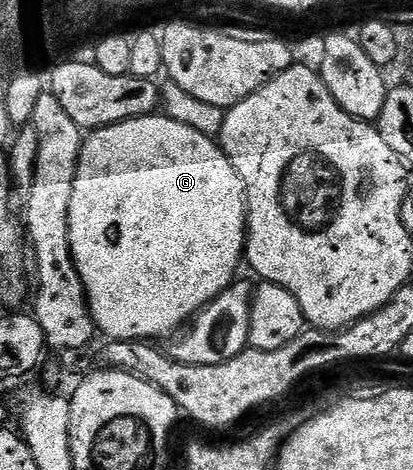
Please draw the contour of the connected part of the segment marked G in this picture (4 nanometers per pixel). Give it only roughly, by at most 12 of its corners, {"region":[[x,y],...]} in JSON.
{"region":[[166,116],[83,139],[69,244],[104,339],[236,281],[247,193]]}

